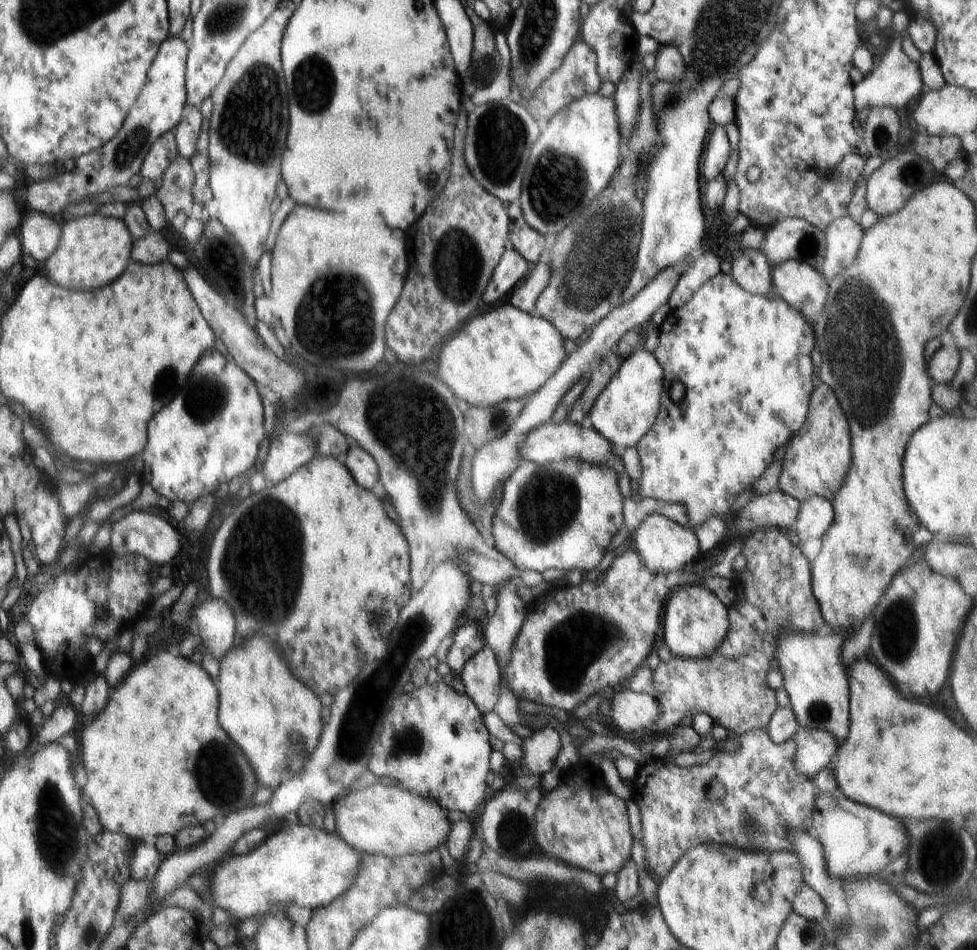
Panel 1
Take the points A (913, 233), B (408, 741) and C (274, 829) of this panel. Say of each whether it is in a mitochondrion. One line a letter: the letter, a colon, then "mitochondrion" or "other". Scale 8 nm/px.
A: other
B: mitochondrion
C: other

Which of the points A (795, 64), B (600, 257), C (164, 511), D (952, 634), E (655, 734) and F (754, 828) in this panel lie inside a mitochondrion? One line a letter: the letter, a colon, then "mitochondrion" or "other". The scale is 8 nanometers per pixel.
A: other
B: mitochondrion
C: other
D: other
E: other
F: mitochondrion

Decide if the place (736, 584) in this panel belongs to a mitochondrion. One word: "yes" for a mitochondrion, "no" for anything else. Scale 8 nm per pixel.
no

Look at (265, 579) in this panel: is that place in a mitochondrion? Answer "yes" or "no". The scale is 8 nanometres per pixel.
yes

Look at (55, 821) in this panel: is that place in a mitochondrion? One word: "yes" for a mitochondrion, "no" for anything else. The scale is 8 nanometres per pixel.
yes

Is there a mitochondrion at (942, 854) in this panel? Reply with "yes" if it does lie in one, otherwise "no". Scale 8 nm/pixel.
yes

